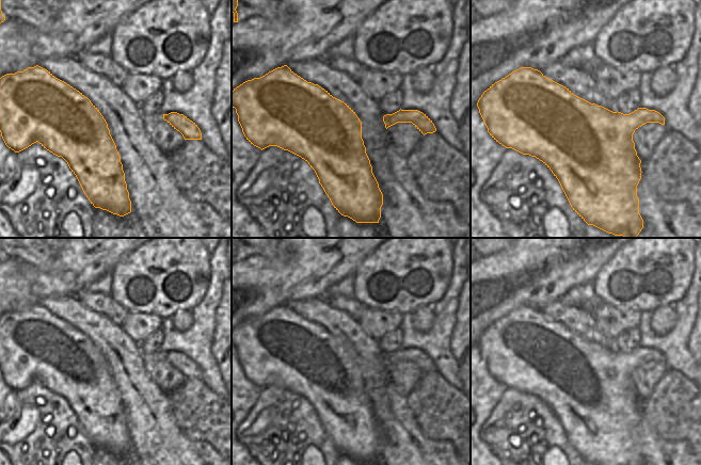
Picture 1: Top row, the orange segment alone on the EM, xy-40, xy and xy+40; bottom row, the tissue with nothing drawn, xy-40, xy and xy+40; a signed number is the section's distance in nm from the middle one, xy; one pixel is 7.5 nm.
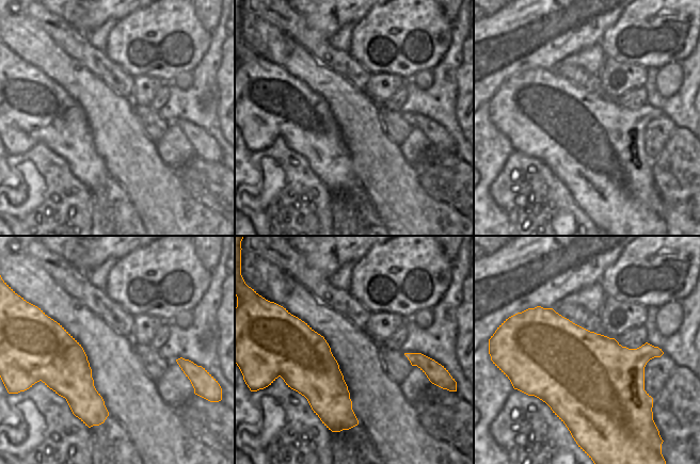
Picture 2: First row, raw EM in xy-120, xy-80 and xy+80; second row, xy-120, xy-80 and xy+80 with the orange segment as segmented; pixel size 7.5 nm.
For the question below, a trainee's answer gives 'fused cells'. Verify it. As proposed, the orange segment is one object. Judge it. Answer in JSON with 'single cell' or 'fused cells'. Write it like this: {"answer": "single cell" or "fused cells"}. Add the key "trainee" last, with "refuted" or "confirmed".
{"answer": "single cell", "trainee": "refuted"}

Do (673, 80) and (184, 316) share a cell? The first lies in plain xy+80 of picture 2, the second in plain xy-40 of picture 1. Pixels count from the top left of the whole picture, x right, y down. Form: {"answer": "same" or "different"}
{"answer": "same"}

